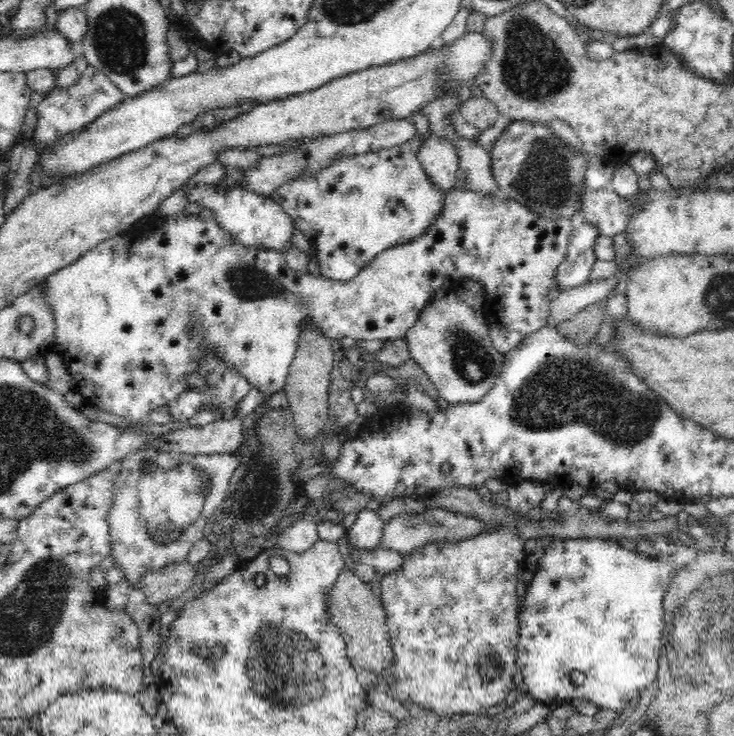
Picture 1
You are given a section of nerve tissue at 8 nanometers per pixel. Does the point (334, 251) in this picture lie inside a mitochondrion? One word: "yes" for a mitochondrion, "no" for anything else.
no

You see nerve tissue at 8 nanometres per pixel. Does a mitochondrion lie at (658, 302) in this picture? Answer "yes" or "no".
no

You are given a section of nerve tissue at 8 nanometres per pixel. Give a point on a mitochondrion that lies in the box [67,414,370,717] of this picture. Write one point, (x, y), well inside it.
(285, 667)

